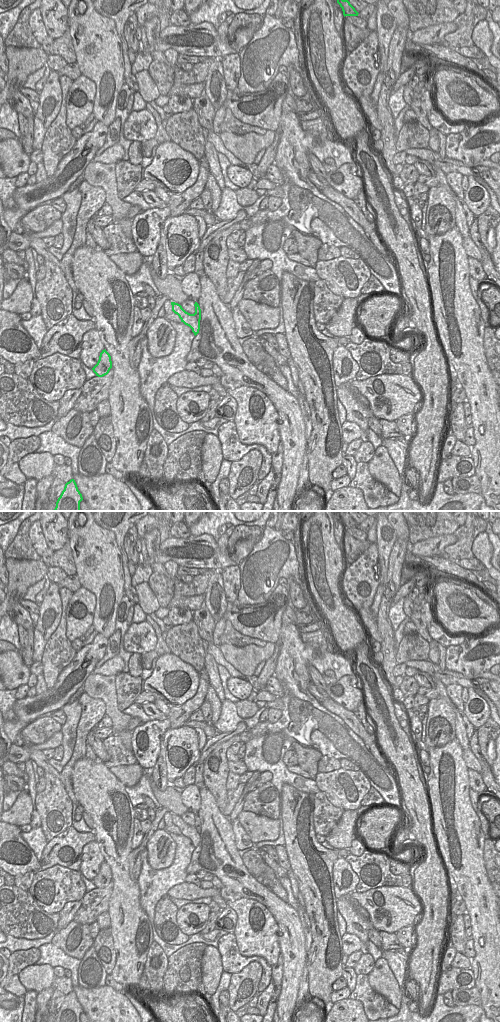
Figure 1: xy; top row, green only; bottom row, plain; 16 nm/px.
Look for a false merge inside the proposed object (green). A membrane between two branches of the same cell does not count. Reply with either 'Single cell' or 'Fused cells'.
Fused cells

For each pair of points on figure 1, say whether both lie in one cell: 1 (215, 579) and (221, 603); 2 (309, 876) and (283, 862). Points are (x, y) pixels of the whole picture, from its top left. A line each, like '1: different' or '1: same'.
1: same
2: different

